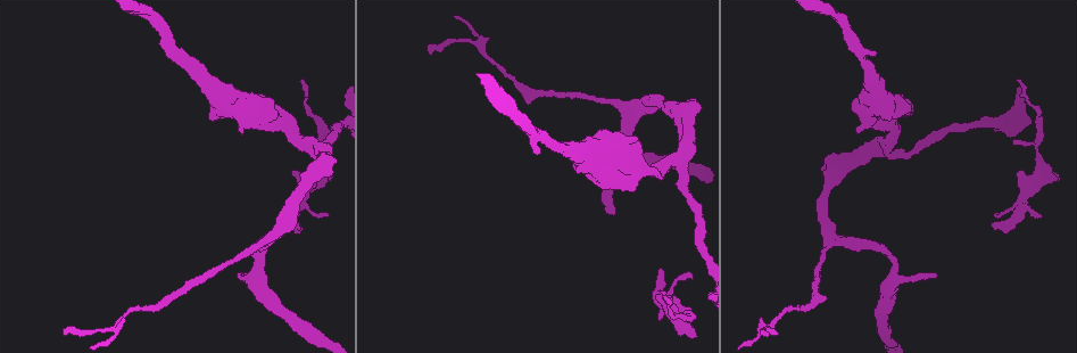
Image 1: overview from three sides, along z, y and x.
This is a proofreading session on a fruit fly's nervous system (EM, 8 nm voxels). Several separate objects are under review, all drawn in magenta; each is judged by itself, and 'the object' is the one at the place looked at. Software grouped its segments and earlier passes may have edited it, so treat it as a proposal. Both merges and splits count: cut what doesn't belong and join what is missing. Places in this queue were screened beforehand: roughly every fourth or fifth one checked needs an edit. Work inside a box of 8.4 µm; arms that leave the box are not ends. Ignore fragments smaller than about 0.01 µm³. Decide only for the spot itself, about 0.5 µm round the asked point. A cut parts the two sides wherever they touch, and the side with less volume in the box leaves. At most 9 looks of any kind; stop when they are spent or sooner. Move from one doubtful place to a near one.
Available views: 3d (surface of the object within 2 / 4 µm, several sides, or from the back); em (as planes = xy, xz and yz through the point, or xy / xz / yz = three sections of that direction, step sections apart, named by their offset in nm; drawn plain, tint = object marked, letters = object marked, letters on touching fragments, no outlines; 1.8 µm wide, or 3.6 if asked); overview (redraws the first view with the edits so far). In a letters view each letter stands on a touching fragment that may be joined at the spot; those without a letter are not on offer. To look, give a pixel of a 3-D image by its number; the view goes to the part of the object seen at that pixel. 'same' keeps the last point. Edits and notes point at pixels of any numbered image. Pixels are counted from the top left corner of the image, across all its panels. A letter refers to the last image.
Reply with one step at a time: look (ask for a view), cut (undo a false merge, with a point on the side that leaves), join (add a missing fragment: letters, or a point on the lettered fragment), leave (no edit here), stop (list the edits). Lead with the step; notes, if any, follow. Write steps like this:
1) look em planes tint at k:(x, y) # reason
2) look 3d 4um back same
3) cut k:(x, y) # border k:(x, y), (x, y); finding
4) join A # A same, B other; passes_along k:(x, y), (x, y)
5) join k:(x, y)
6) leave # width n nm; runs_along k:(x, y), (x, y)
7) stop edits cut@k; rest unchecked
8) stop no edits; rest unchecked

look em planes letters at 1:(209, 87)

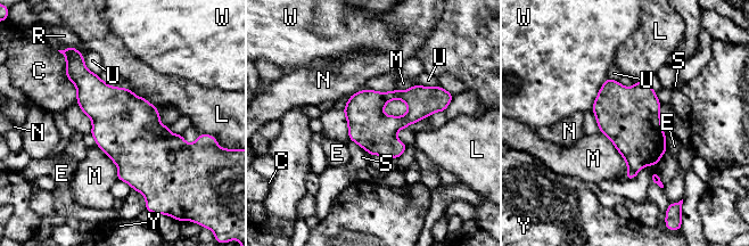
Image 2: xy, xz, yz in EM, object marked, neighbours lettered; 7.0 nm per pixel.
leave # C other, E other, L other, M other, N other, R other, S other, U other, W other, Y other; border 2:(599, 131), (624, 160), (627, 179); all the same cell

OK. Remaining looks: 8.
look em planes tint at 1:(613, 212) # an open end

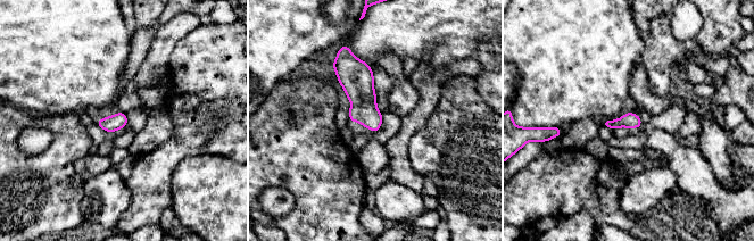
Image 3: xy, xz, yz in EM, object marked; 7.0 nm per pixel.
look em planes letters same # what lies round it

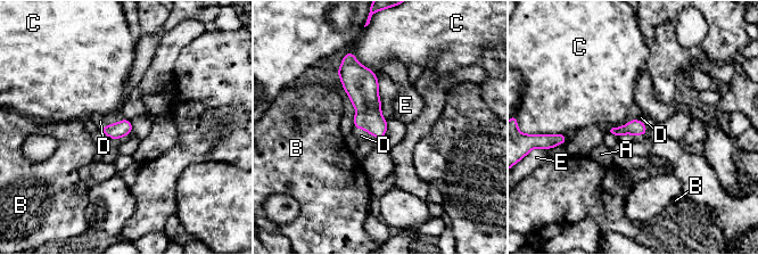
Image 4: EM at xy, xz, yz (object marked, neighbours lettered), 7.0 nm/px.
join D # longest_contact C 260 nm; A other, B other, C other, D same, E other; passes_along 4:(121, 129), (112, 124), (100, 121); it goes on there

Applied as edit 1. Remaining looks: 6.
look overview # redraw

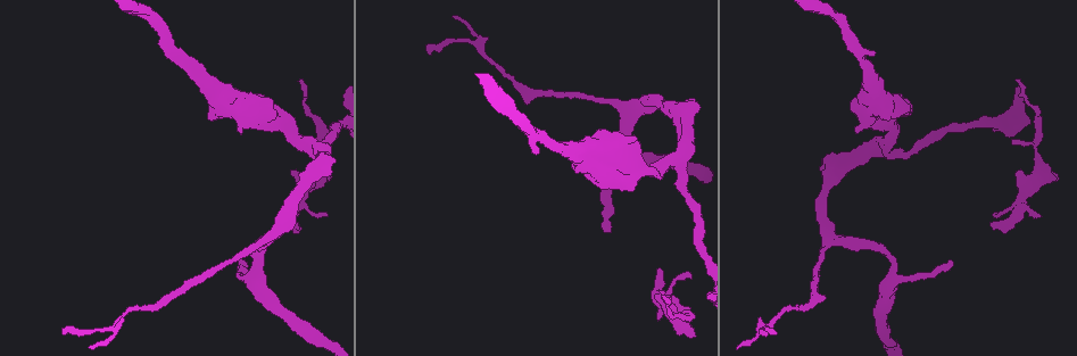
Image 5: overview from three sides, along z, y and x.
look 3d 2um at 5:(992, 222) # an open end

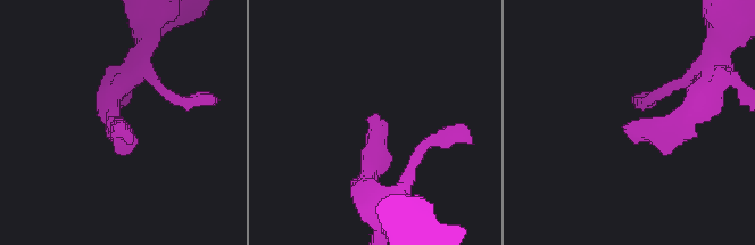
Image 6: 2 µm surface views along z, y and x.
look em planes letters at 6:(624, 124)

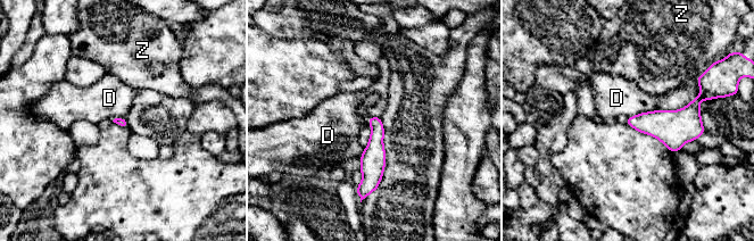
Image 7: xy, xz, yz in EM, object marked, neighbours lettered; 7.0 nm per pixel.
leave # D other, Z other; runs_along 7:(376, 119), (376, 141), (369, 187); none of them fits

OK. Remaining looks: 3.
look 3d 4um at 5:(1018, 79) # free end

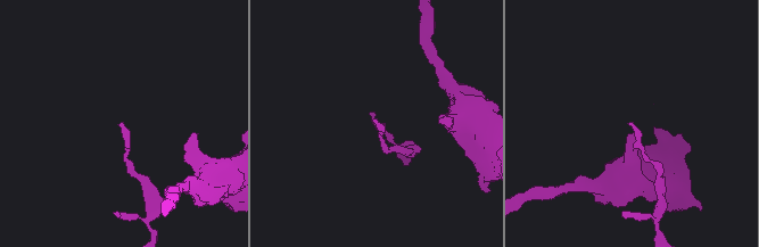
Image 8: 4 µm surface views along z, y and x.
look em 3.6um planes letters at 8:(118, 124) # now the EM

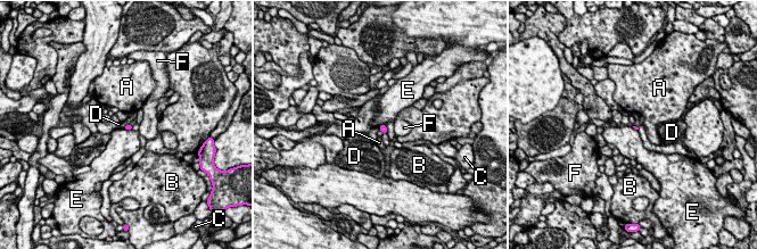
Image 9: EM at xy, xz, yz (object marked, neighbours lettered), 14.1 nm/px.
leave # longest_contact E 110 nm; A other, B other, C other, D other, E other, F other; no lettered fragment goes on from it

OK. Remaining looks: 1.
stop edits join@4; rest unchecked

